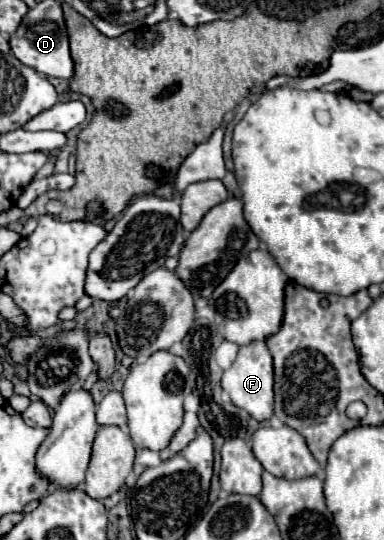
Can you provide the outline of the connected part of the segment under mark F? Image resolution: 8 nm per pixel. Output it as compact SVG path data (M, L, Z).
M253 341L249 345L239 347L239 355L233 365L223 373L221 385L223 391L231 397L231 401L237 407L245 409L251 417L255 417L257 421L271 419L274 405L274 370L273 359L265 341Z

